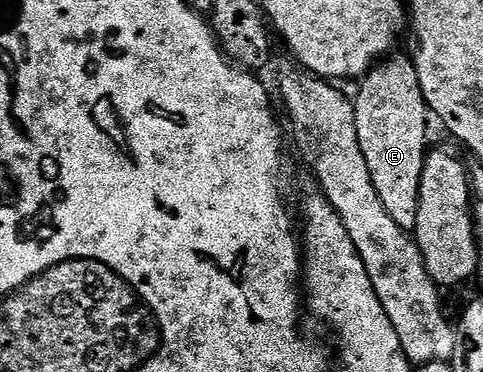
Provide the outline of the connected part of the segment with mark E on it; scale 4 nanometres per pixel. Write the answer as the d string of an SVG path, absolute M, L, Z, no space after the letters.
M394 52L378 62L360 79L358 86L361 87L352 99L355 108L355 128L359 128L359 148L363 148L371 180L375 184L375 192L379 192L383 208L387 208L391 220L395 220L399 228L410 232L416 231L419 220L419 184L427 153L425 137L429 134L429 122L431 123L431 111L425 102L423 88L419 88L419 72L415 72L415 64L408 53Z

